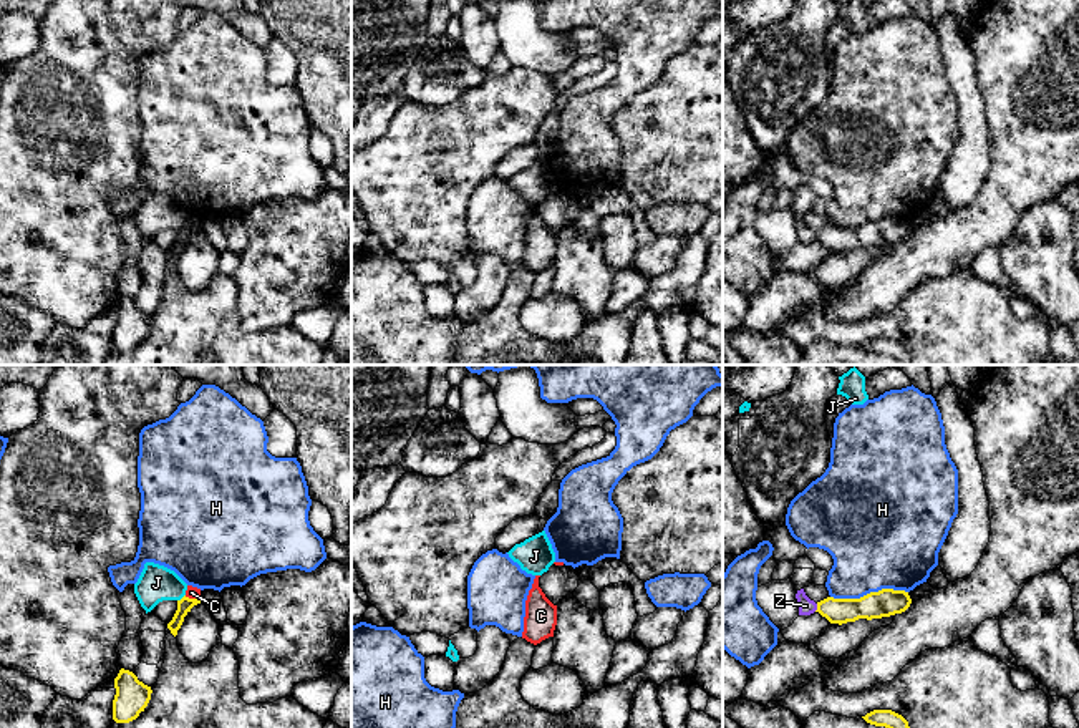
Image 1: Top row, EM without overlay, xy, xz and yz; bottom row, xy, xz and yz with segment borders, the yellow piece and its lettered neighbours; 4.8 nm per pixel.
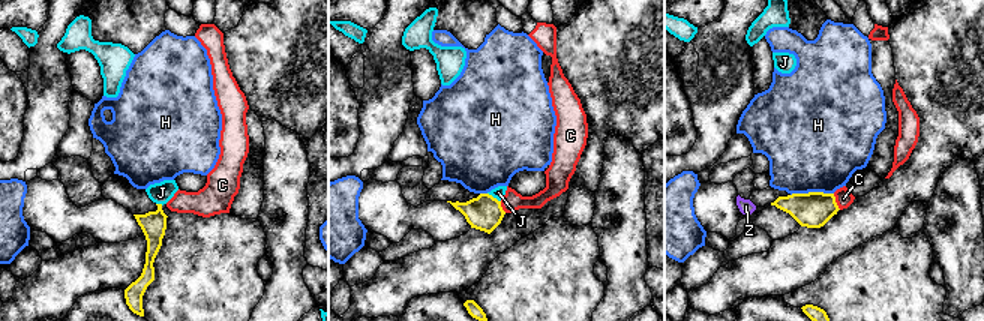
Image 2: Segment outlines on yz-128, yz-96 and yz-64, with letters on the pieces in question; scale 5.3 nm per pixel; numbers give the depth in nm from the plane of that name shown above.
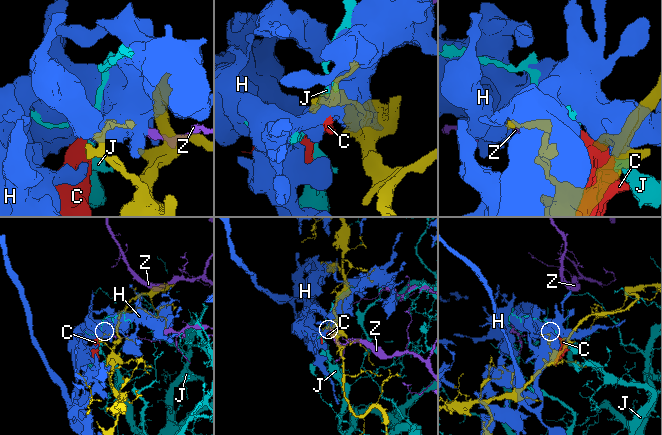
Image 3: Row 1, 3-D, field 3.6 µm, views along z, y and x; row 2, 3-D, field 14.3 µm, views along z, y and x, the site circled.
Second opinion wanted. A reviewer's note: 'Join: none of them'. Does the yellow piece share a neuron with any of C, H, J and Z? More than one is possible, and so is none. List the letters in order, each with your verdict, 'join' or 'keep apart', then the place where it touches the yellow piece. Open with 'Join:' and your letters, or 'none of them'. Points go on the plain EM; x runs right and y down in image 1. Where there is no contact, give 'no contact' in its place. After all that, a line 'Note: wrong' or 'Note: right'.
Join: none of them
C: keep apart | xy (191, 228)
H: keep apart | yz (870, 221)
J: keep apart | xy (183, 226)
Z: keep apart | yz (817, 236)
Note: right

